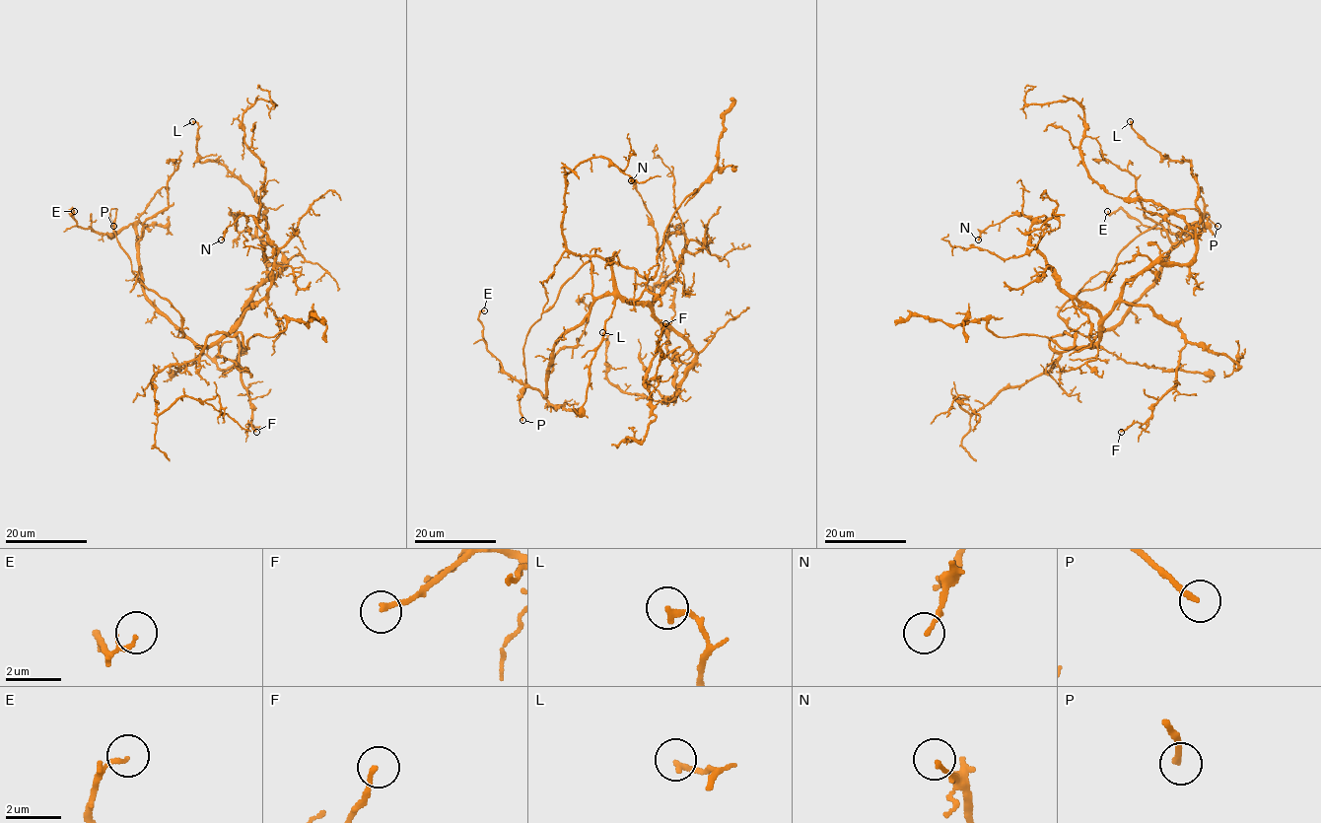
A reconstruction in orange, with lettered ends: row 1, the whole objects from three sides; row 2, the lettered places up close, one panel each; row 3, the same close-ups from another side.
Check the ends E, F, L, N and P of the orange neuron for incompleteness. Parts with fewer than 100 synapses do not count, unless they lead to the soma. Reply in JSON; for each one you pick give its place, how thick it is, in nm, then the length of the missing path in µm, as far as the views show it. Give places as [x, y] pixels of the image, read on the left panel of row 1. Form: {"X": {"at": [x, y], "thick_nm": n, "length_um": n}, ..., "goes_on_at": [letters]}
{"P": {"at": [113, 226], "thick_nm": 220, "length_um": 60}, "goes_on_at": ["P"]}

